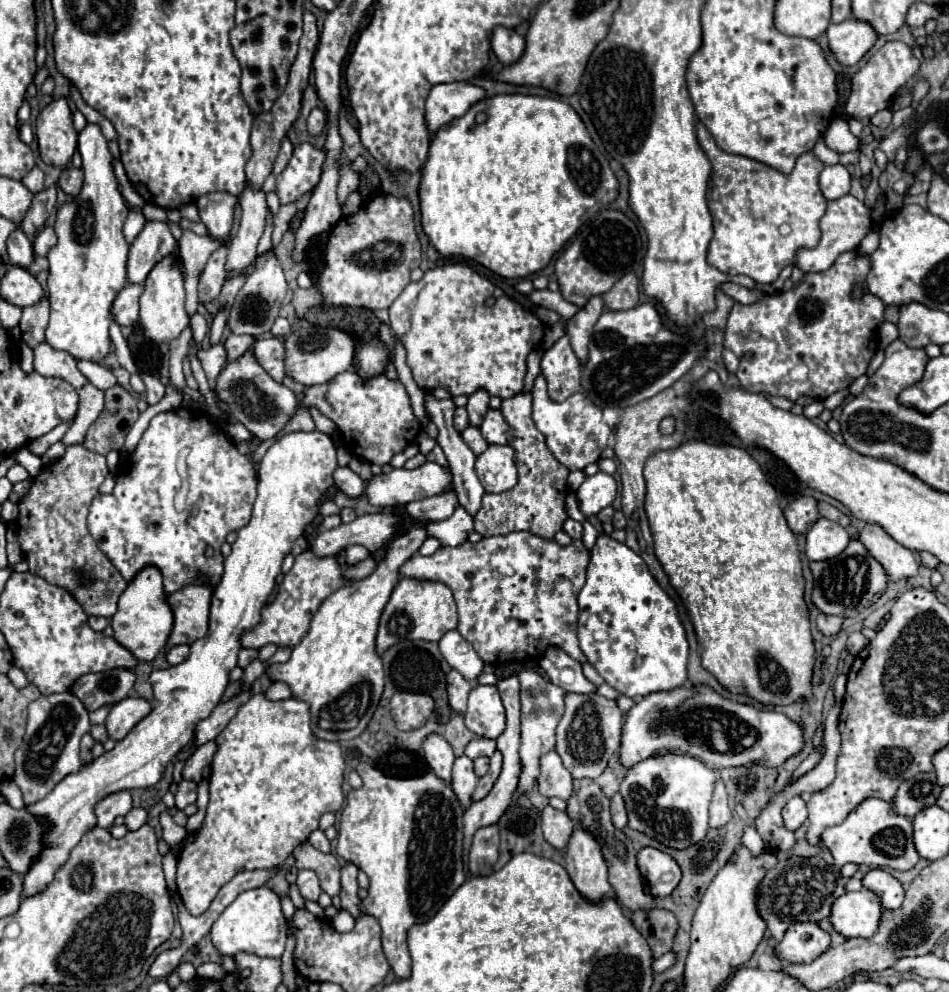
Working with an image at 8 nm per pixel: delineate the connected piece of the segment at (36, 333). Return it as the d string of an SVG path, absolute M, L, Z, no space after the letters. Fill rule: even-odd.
M43 298L39 304L23 308L23 318L21 318L21 338L35 348L37 344L45 342L45 328L49 320L49 300Z

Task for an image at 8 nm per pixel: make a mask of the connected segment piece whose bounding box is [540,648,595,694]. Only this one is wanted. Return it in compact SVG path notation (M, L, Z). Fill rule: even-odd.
M547 648L540 660L540 668L553 684L561 686L565 692L595 692L595 686L583 676L581 664L561 652L561 648Z

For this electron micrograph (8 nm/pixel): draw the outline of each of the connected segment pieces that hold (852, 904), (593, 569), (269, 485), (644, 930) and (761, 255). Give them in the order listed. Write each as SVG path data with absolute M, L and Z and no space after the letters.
M861 888L859 892L845 892L831 906L831 924L845 938L869 938L879 928L883 906L877 894Z
M601 534L597 538L587 568L587 582L579 592L579 644L587 662L599 672L599 676L613 690L627 698L643 698L653 692L679 688L687 682L685 668L689 642L675 602L651 576L643 558L607 534Z
M319 430L287 432L265 452L259 468L253 516L249 524L237 532L233 550L225 558L225 574L213 592L209 632L191 644L191 654L183 664L151 674L149 680L155 692L155 708L149 716L145 716L121 742L117 742L111 752L95 758L77 774L65 776L43 800L27 806L37 818L49 820L51 830L45 836L47 848L25 874L25 896L41 892L53 880L57 868L65 864L71 848L85 832L89 832L89 828L95 826L93 806L99 800L119 790L155 786L167 762L193 740L195 724L209 716L221 702L221 696L229 684L229 670L237 666L237 654L241 650L239 638L243 632L259 624L261 608L273 592L283 558L291 552L293 542L305 532L305 526L317 516L321 496L333 486L331 474L335 468L337 456L333 440L329 434Z
M635 910L629 914L633 926L639 934L649 942L653 958L661 958L665 952L671 950L675 932L677 932L677 918L669 910Z
M697 122L697 140L713 166L707 206L713 216L715 234L709 244L707 262L725 274L743 274L753 278L757 284L771 284L785 266L793 264L799 248L813 248L819 242L819 220L827 210L827 200L819 190L819 174L825 164L813 152L805 152L797 158L793 172L783 174L767 164L757 164L757 160L723 152L701 122Z

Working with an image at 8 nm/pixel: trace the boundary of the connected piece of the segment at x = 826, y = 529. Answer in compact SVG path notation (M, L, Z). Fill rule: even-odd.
M819 518L813 528L807 532L805 556L809 562L829 560L839 556L849 544L849 534L837 522L827 518Z

